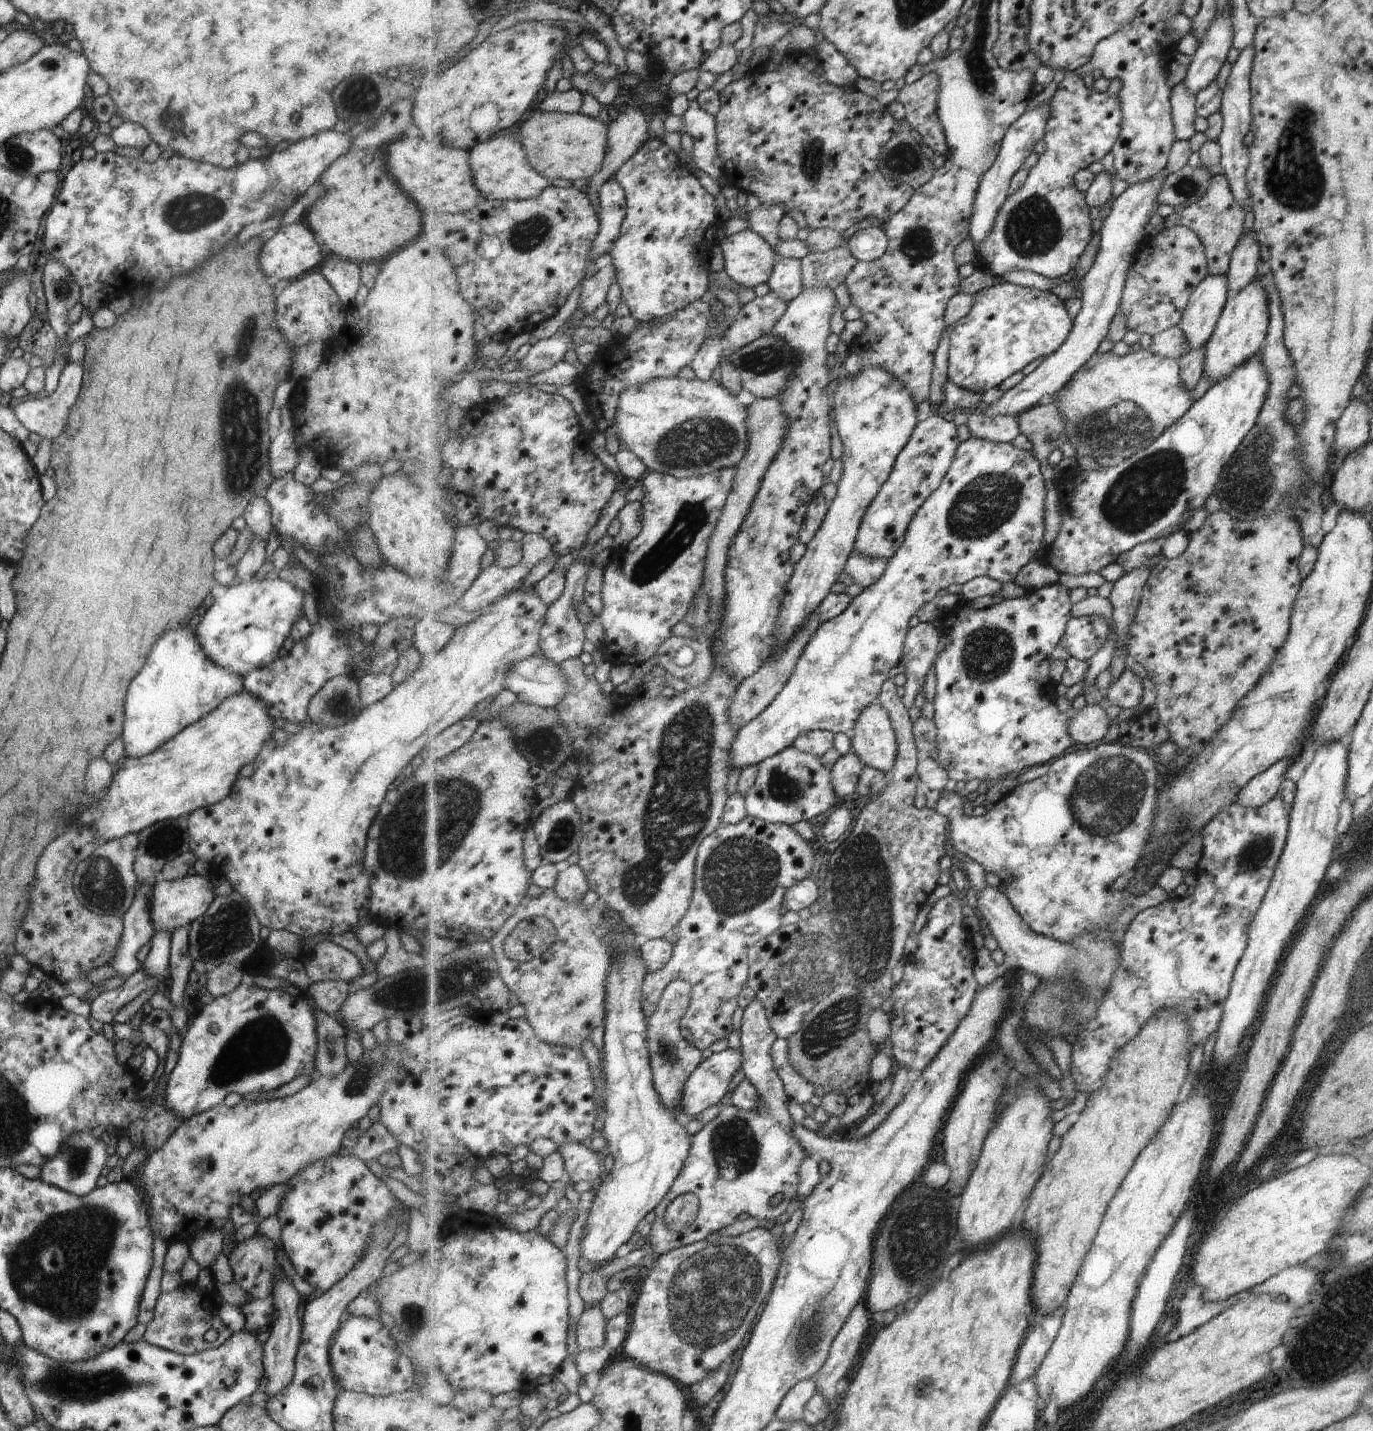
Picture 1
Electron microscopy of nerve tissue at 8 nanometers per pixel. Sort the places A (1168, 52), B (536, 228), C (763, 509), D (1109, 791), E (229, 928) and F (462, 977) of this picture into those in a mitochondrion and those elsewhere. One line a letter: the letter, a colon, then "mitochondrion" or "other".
A: other
B: mitochondrion
C: other
D: mitochondrion
E: mitochondrion
F: mitochondrion

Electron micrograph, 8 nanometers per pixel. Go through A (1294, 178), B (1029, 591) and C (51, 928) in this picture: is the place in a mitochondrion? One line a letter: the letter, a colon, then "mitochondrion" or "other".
A: mitochondrion
B: other
C: mitochondrion

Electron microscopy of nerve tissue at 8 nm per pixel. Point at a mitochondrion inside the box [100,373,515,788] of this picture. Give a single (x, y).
(240, 411)

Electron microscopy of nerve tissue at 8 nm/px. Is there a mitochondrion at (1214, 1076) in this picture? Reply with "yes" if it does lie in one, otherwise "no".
no

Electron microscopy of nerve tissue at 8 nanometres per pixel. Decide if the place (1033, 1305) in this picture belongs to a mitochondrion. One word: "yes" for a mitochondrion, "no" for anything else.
no

